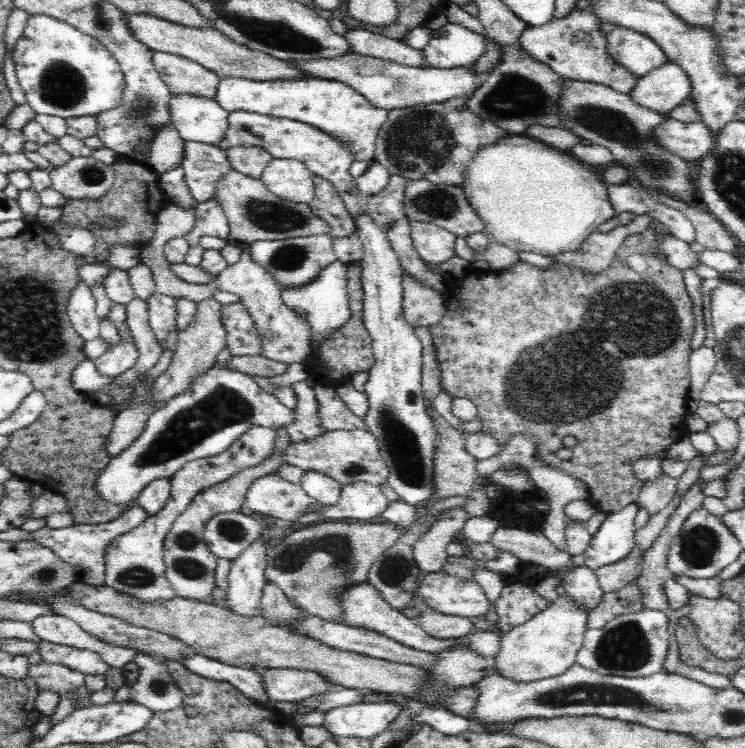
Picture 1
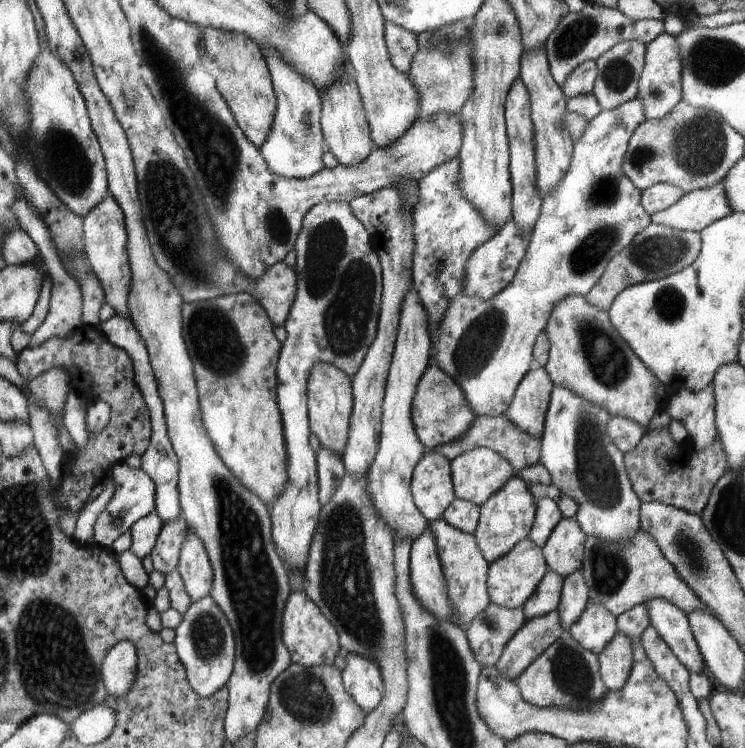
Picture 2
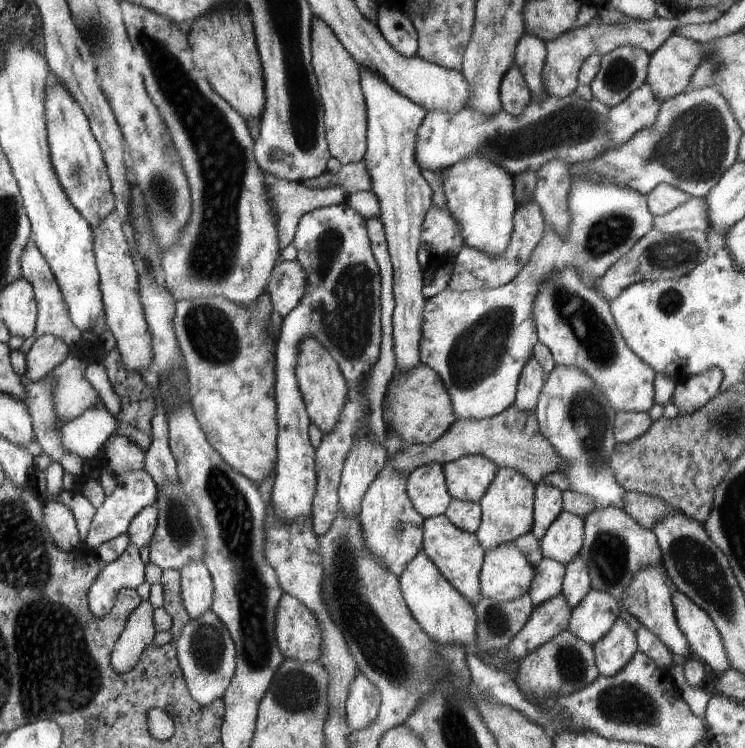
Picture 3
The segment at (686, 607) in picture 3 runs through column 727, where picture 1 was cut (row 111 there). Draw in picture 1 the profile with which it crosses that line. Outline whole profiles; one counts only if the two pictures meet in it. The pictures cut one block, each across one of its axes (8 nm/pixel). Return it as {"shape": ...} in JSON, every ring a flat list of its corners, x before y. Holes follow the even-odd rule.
{"shape":[[667,61,643,77,639,77,635,87,629,92,632,100,644,108,649,108,660,114,669,114,672,108,680,106,691,92,691,82,685,70,676,63]]}

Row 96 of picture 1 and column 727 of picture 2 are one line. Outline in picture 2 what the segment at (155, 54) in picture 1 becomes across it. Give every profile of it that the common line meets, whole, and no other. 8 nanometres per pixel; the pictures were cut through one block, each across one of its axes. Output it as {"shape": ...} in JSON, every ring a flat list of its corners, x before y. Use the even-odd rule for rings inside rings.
{"shape":[[723,180,711,187,684,193,670,208,651,215,651,222,681,231,699,233,714,221,729,215]]}

